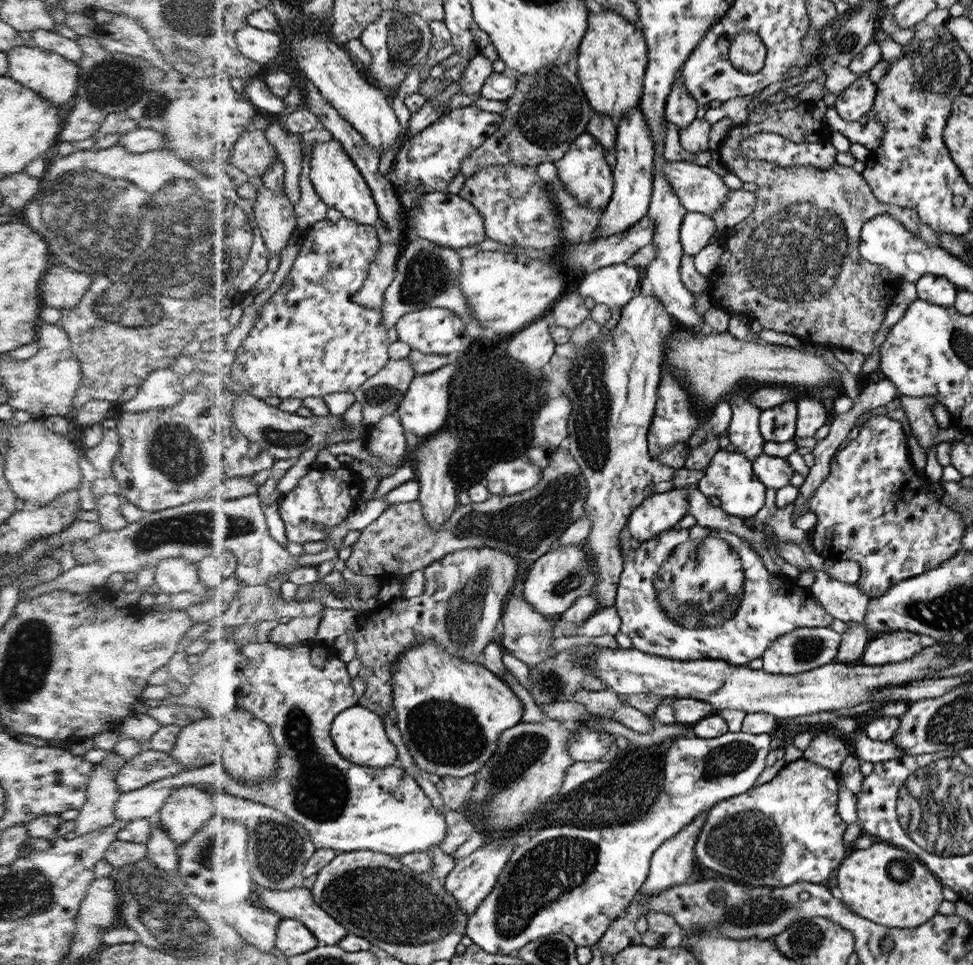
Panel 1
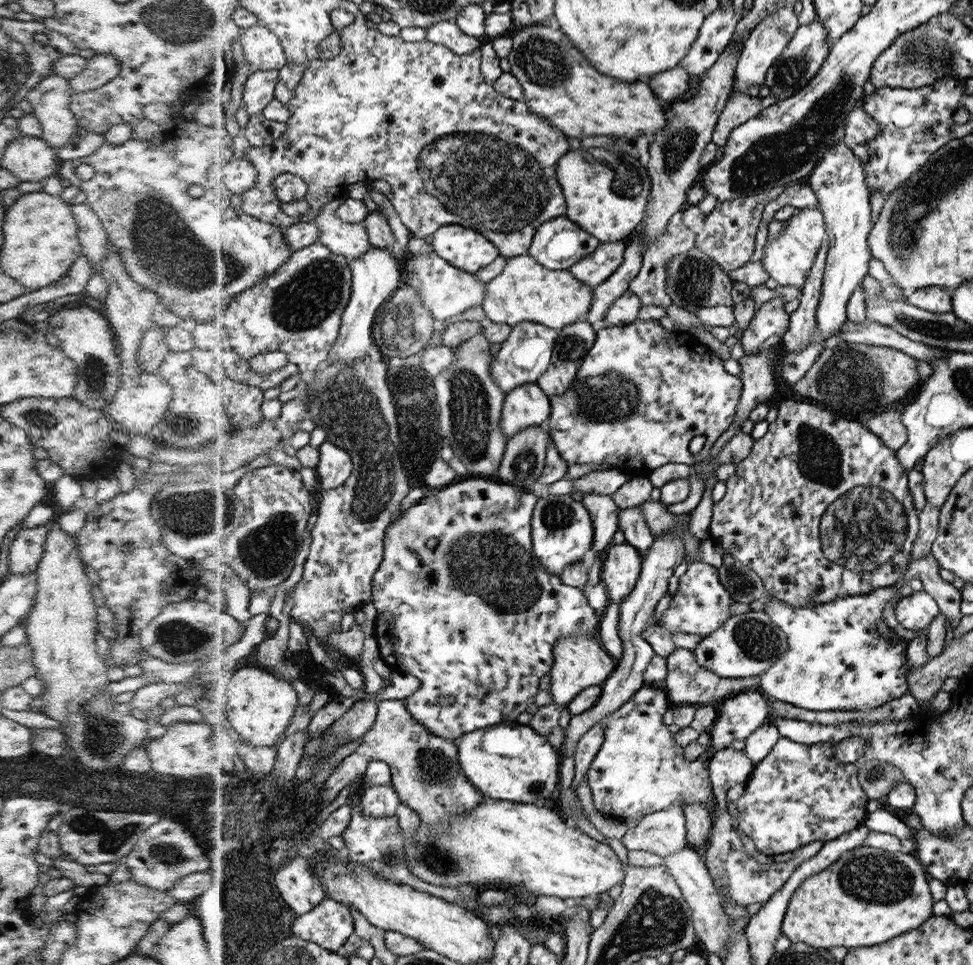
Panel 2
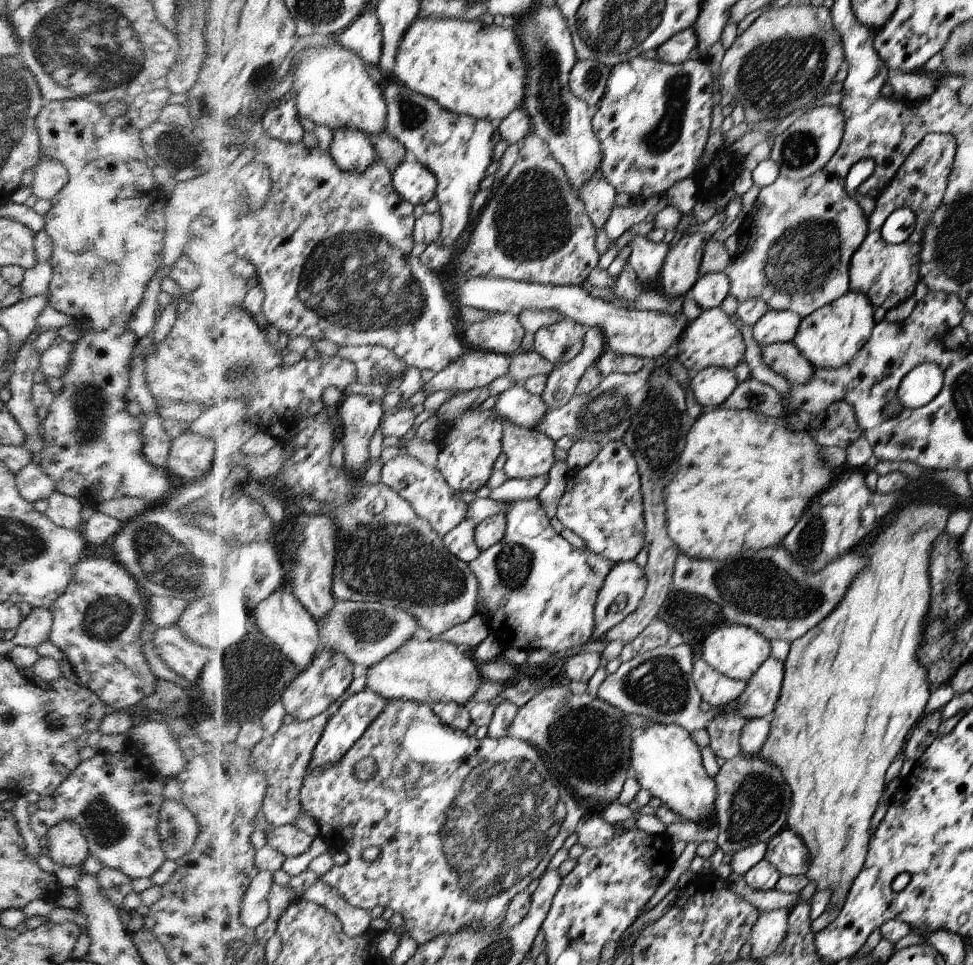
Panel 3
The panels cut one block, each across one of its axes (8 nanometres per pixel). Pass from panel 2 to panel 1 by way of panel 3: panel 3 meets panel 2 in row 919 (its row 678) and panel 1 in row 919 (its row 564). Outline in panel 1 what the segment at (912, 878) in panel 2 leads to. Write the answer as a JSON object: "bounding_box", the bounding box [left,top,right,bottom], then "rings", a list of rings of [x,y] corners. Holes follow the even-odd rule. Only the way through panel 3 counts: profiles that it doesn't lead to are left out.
{"bounding_box":[835,842,942,928],"rings":[[[873,842],[866,849],[852,849],[841,862],[841,868],[835,874],[838,888],[842,892],[841,901],[845,903],[854,914],[878,923],[888,928],[916,928],[921,927],[939,912],[942,904],[942,885],[937,875],[930,872],[929,867],[924,868],[918,860],[917,854],[905,851],[889,843]]]}

